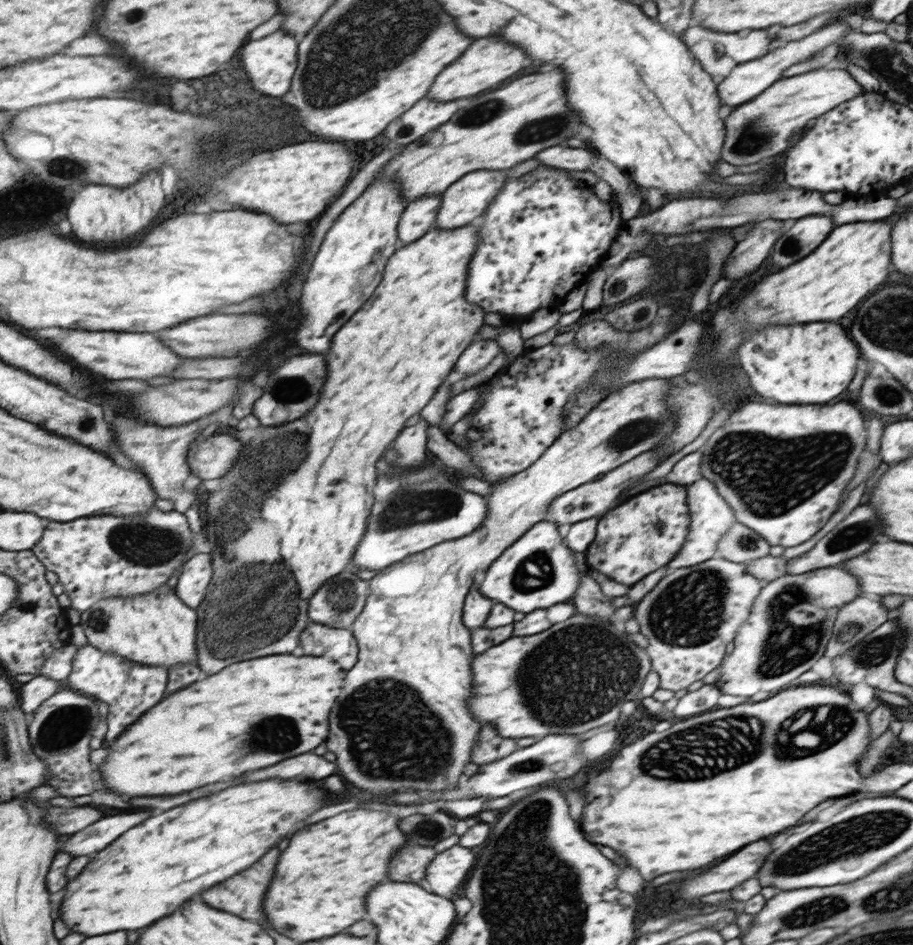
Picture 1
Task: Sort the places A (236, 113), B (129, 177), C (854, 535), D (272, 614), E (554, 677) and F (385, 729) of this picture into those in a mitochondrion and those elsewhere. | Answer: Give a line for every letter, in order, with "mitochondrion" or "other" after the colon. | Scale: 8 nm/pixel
A: mitochondrion
B: other
C: mitochondrion
D: mitochondrion
E: mitochondrion
F: mitochondrion

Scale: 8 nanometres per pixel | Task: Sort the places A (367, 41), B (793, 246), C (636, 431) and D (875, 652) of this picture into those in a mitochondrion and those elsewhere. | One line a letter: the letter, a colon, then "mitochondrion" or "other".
A: mitochondrion
B: mitochondrion
C: mitochondrion
D: mitochondrion

